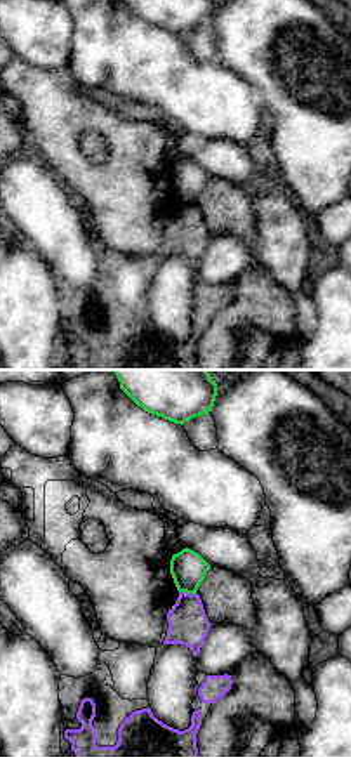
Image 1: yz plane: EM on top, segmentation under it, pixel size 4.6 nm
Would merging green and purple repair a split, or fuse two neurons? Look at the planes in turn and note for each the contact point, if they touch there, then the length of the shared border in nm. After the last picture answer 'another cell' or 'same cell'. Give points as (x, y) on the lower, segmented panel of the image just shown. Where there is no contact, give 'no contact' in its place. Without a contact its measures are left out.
meets green at (186, 592); contact 80 nm long

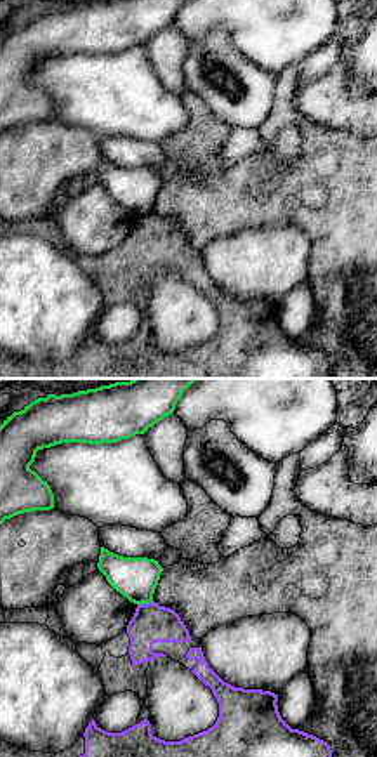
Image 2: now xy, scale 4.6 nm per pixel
meets green at (145, 603); contact 80 nm long

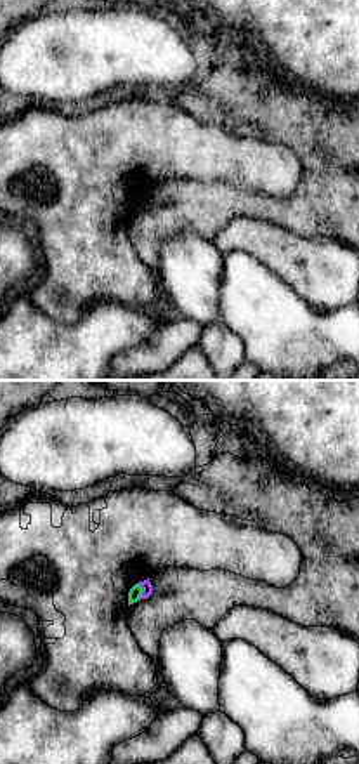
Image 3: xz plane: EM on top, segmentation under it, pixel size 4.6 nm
meets green at (141, 591); contact 80 nm long

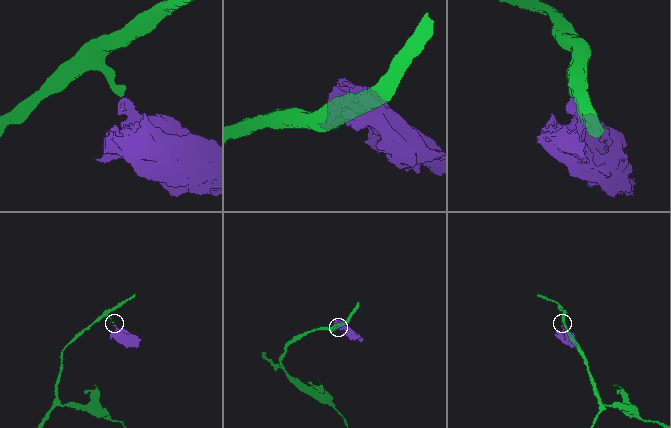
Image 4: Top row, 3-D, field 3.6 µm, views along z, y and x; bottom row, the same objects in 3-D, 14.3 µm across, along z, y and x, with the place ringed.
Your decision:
another cell

